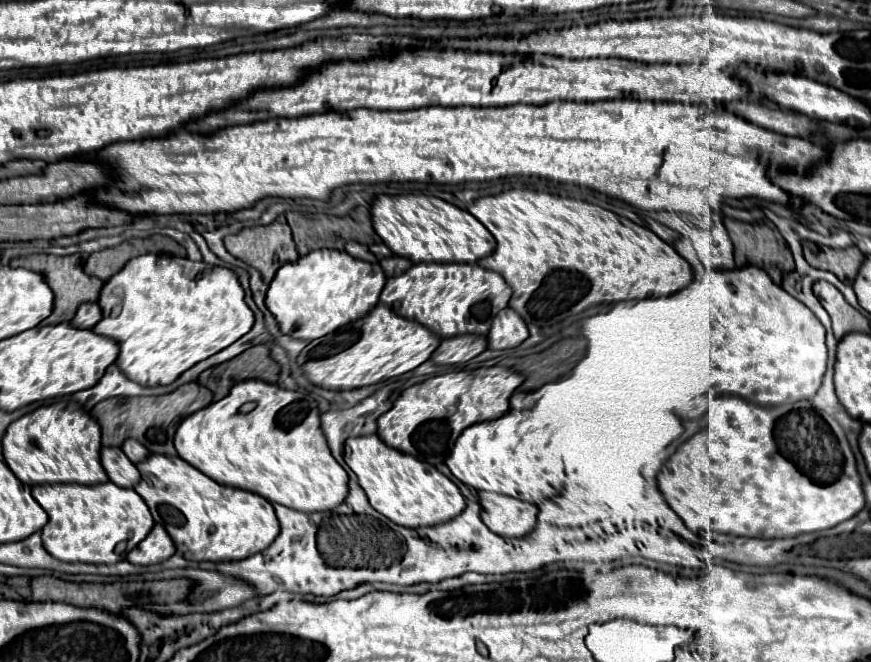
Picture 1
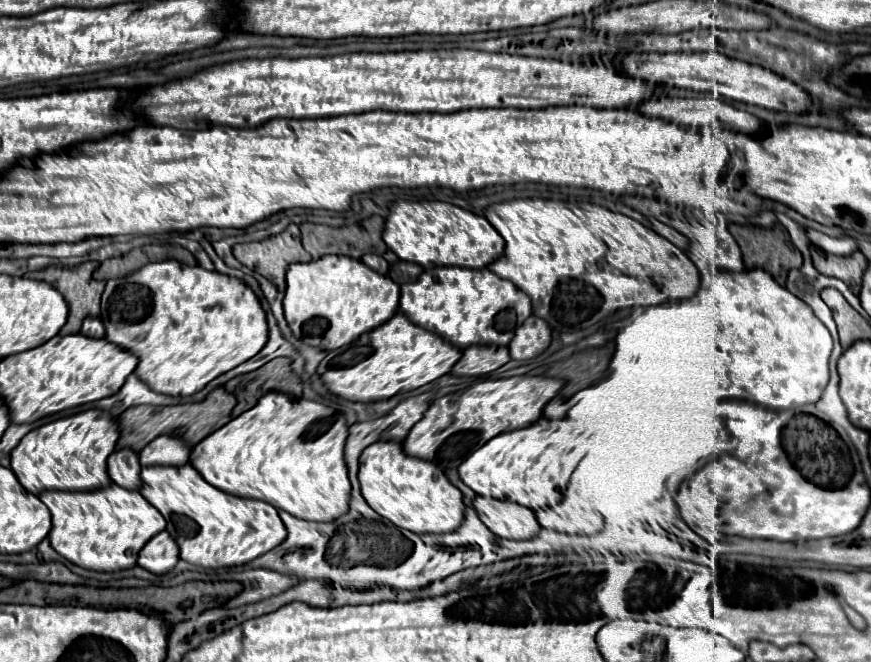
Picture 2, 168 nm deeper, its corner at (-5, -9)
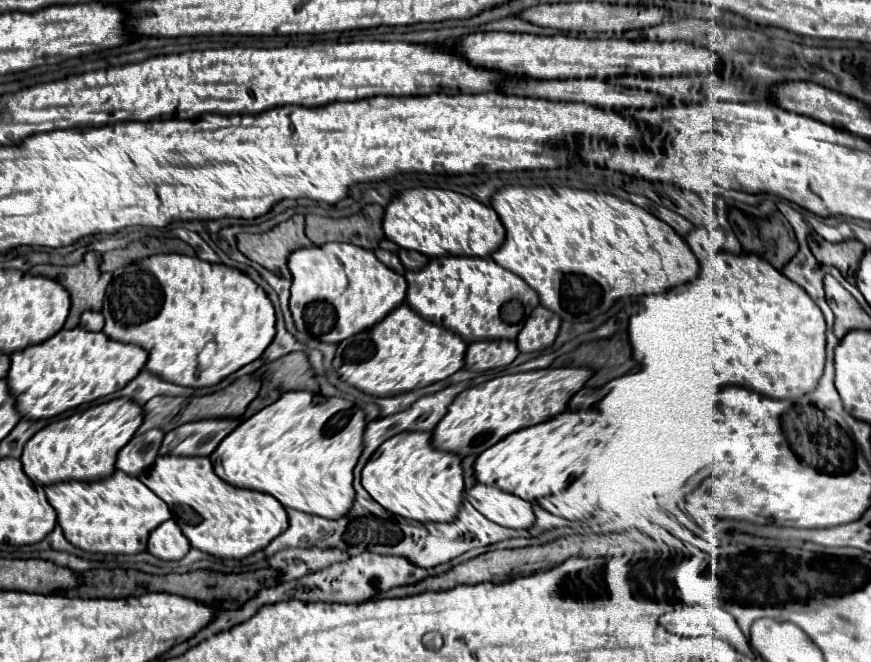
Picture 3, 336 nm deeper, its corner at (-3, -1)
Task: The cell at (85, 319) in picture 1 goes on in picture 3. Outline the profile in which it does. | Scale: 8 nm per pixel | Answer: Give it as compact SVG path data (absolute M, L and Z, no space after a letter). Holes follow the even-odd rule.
M85 311L81 315L79 327L87 329L87 331L101 331L103 329L103 315L97 311Z

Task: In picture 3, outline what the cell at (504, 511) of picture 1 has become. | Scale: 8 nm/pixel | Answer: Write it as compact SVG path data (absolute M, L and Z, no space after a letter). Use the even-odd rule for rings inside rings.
M477 483L467 493L469 503L489 521L509 529L531 529L535 523L533 505L517 495L505 493L499 487Z

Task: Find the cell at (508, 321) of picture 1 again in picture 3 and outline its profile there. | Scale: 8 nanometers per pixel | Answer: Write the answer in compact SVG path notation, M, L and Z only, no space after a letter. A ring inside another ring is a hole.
M545 307L533 309L531 317L525 321L523 329L517 335L517 349L521 353L543 351L553 345L559 333L559 317Z

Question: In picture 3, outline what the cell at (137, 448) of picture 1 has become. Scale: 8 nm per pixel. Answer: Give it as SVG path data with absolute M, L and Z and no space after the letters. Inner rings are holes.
M207 419L179 425L165 433L159 455L211 455L213 443L217 443L239 425L239 419ZM215 435L215 441L213 441Z

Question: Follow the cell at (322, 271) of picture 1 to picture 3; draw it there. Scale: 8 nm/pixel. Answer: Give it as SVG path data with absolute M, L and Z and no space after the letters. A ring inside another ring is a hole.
M325 243L321 247L299 249L289 257L289 271L293 275L289 309L295 321L297 331L307 333L309 337L325 343L339 343L351 335L357 335L365 329L371 329L379 323L387 313L399 307L405 299L407 283L405 277L385 267L373 251L355 247L351 243Z

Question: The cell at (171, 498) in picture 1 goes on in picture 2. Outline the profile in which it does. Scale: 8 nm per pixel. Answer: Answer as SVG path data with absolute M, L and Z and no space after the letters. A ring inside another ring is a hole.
M193 465L183 467L143 467L141 471L143 487L139 489L141 495L159 509L159 513L167 519L167 531L177 541L181 559L189 561L191 565L205 567L205 569L219 569L219 567L235 567L245 565L267 551L275 549L285 537L287 529L277 513L277 509L265 501L257 499L243 499L229 495L213 485L209 485L201 473Z

